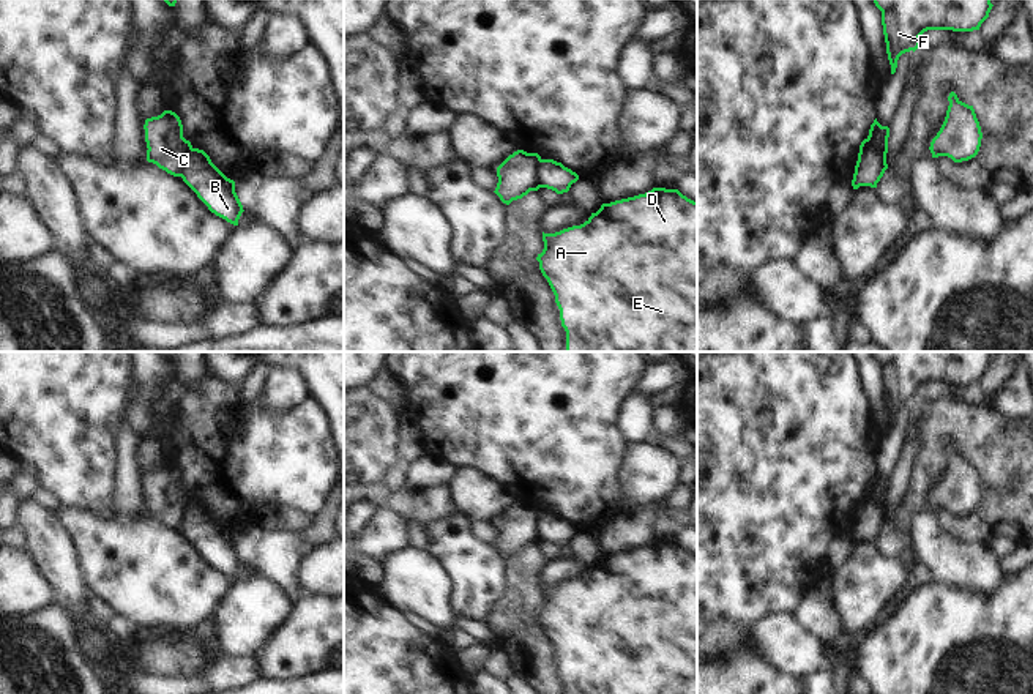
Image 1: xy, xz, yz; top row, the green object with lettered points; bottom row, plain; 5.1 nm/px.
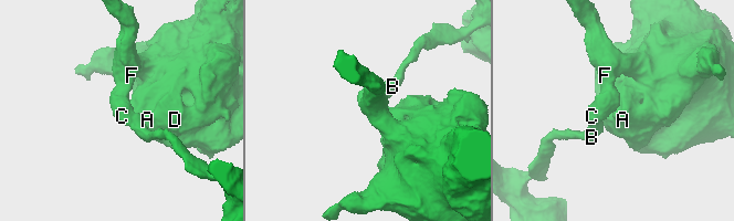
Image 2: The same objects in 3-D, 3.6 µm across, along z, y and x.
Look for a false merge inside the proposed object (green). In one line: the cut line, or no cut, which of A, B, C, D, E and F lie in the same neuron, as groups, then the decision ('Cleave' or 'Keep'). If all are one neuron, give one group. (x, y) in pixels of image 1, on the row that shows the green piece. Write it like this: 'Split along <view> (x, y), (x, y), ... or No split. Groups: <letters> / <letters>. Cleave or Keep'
Split along yz (885, 160), (872, 152), (865, 152), (857, 163). Groups: A C D E F / B. Cleave.

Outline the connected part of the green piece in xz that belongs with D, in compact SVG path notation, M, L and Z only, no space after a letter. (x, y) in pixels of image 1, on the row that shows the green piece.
M653 188L645 194L602 203L580 226L555 233L543 232L543 241L544 249L536 260L560 309L561 326L566 331L565 352L697 352L697 202L688 199L678 189Z

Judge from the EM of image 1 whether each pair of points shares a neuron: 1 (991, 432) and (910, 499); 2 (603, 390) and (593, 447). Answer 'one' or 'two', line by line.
1: one
2: one

